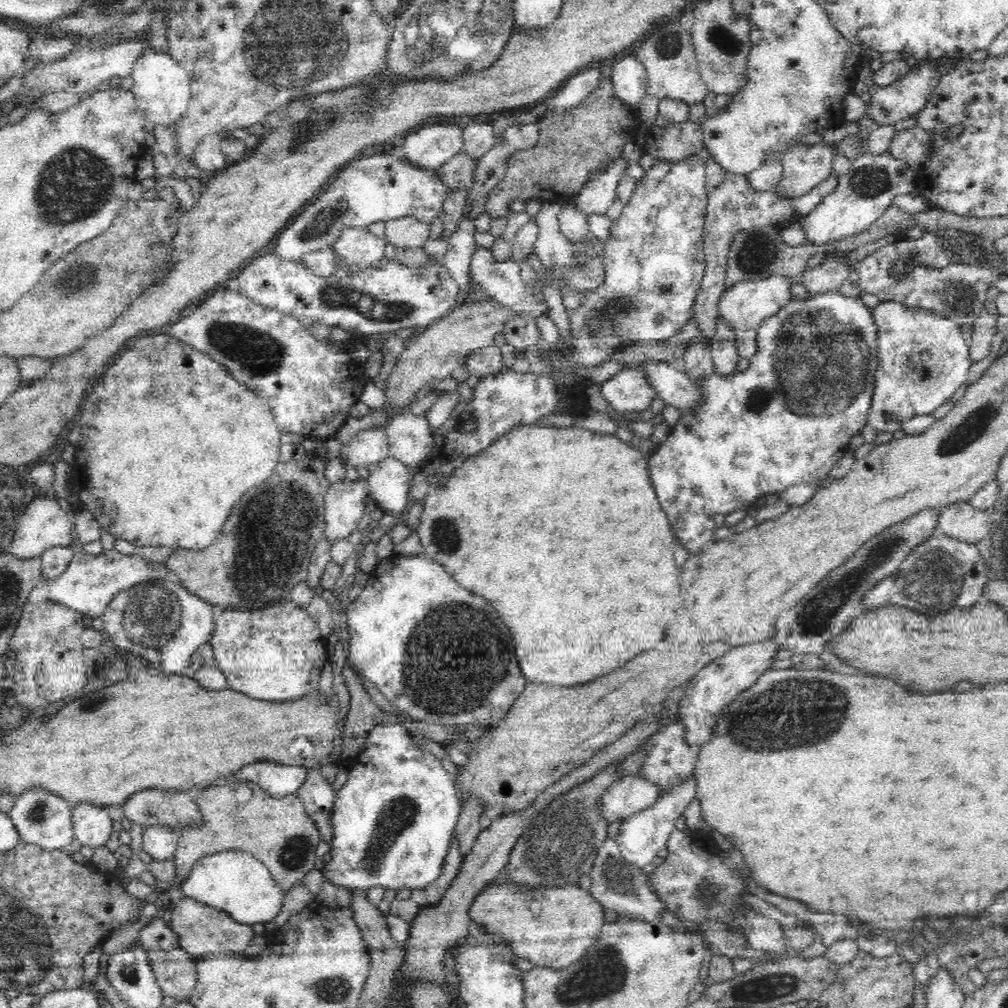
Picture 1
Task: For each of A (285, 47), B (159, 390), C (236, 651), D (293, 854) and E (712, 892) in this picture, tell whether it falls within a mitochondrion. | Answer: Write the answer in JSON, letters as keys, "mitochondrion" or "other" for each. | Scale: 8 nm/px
{"A":"mitochondrion","B":"mitochondrion","C":"other","D":"mitochondrion","E":"mitochondrion"}

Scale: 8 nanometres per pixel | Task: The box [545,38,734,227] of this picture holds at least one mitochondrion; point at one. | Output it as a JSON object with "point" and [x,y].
{"point":[665,55]}

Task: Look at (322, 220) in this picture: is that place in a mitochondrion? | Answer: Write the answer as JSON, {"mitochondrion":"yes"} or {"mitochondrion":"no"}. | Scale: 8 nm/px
{"mitochondrion":"yes"}

